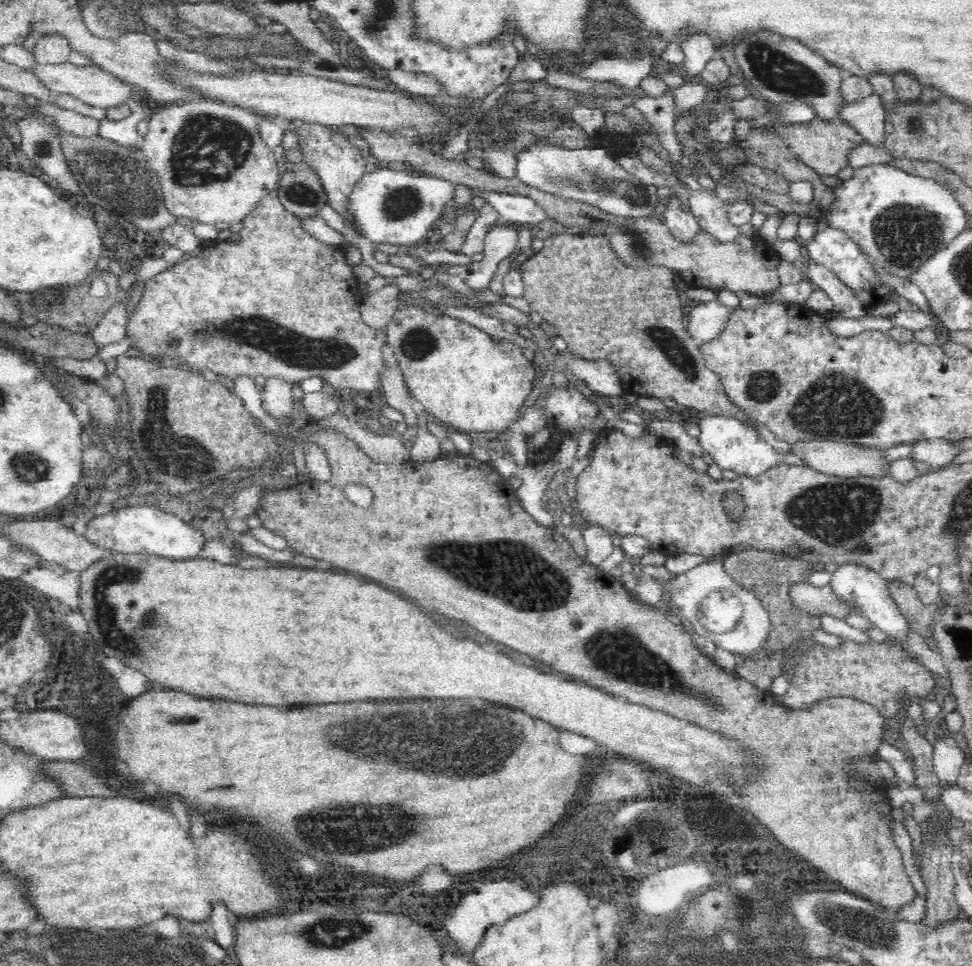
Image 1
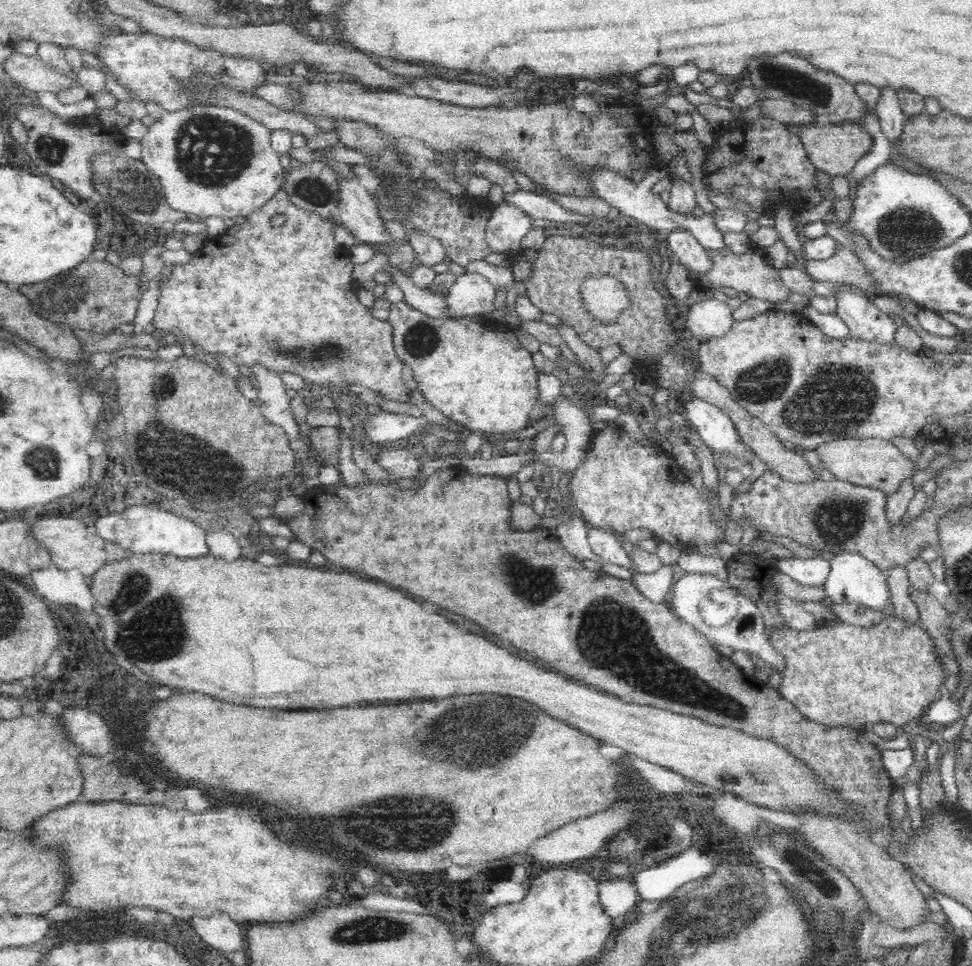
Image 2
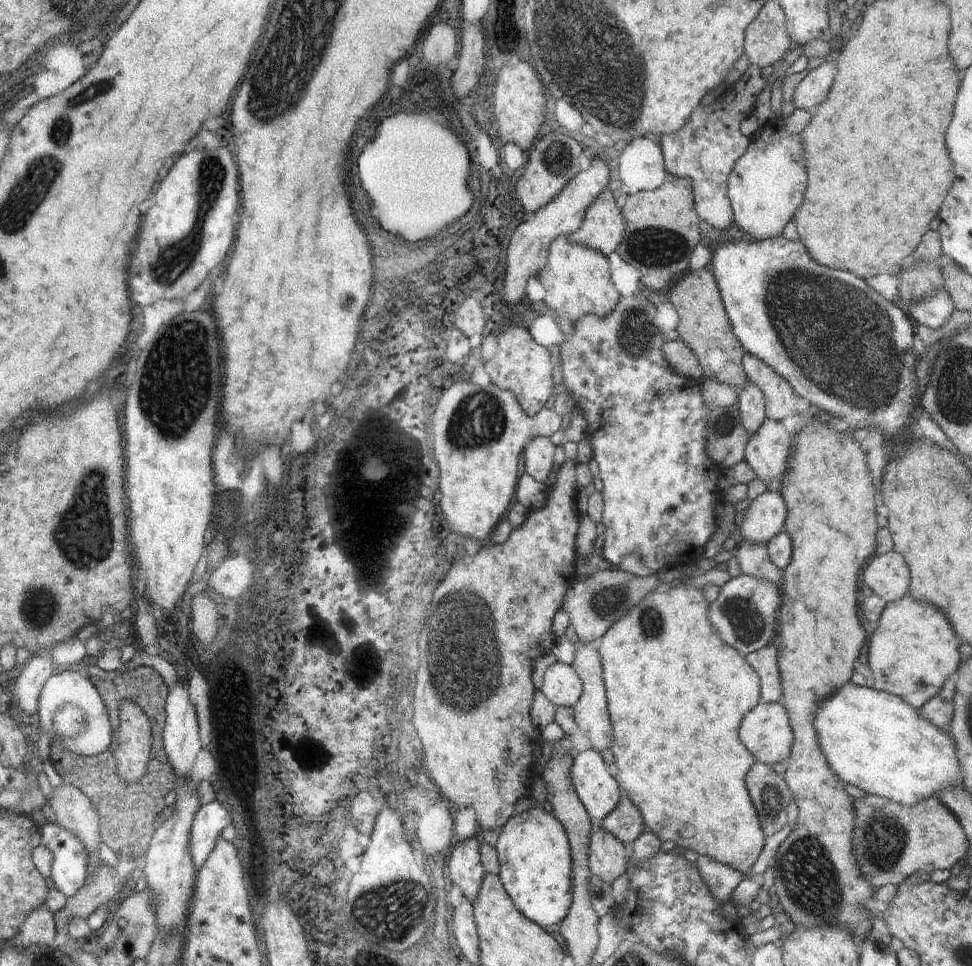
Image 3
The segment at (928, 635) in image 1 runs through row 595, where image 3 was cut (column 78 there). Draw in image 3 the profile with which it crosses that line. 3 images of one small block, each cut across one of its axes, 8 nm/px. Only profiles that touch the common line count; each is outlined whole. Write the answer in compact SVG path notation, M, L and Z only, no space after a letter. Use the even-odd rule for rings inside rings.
M102 862L96 868L94 868L92 873L89 873L84 886L76 892L74 896L68 897L66 901L66 906L62 908L61 911L54 913L55 925L58 934L64 934L68 936L68 924L72 918L87 919L96 908L104 906L106 902L110 905L112 899L118 896L118 892L122 890L122 886L127 878L128 867L122 862L121 866L109 867L107 863Z

